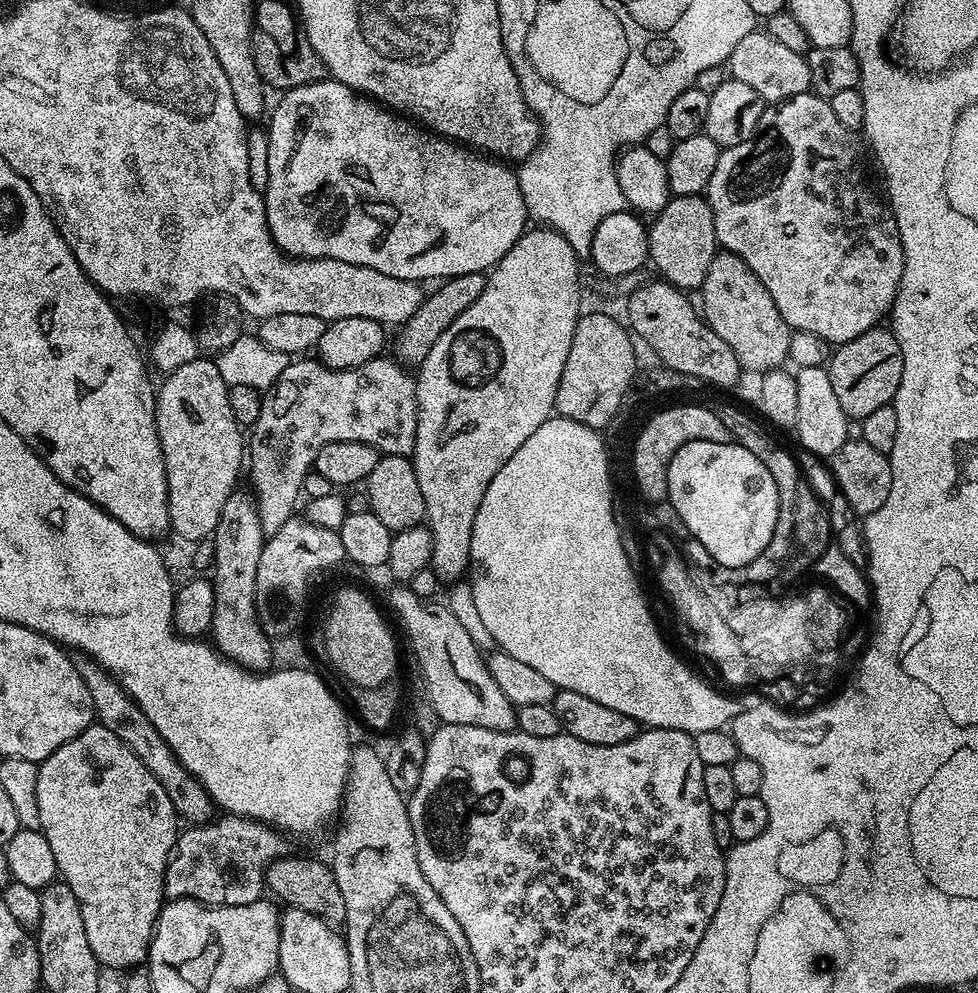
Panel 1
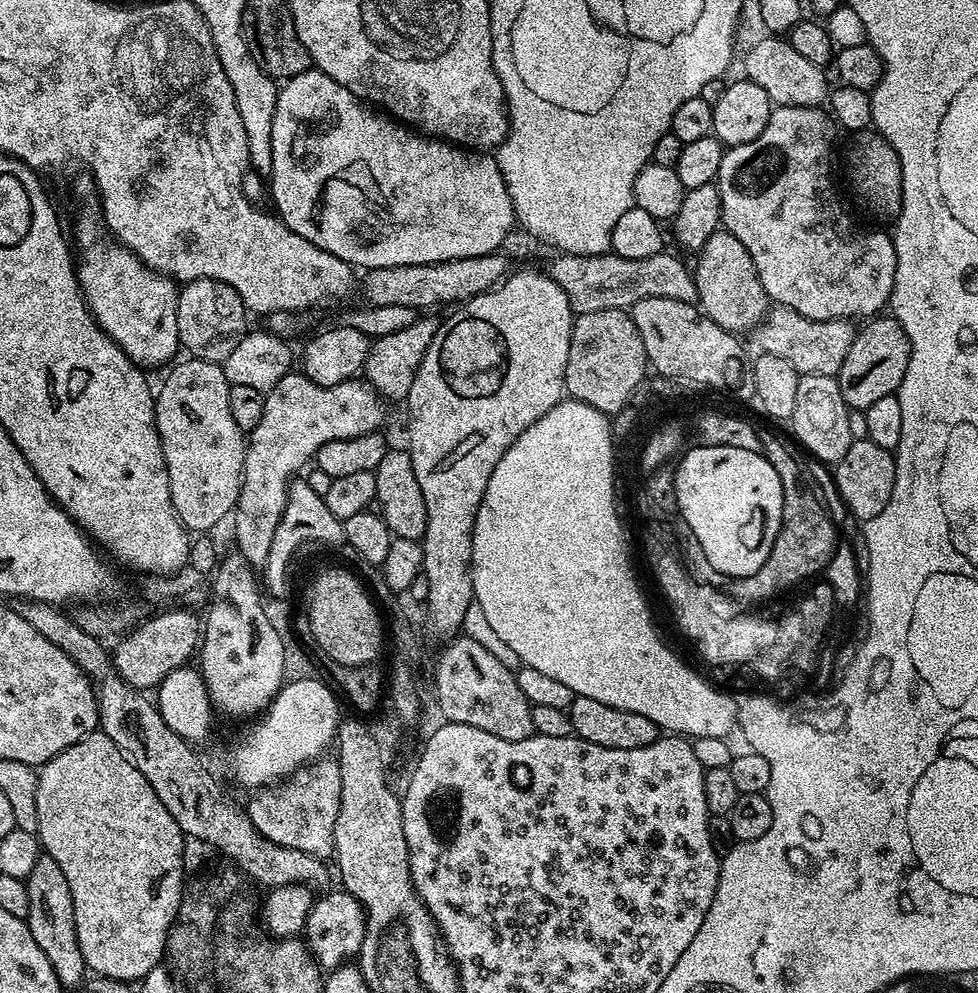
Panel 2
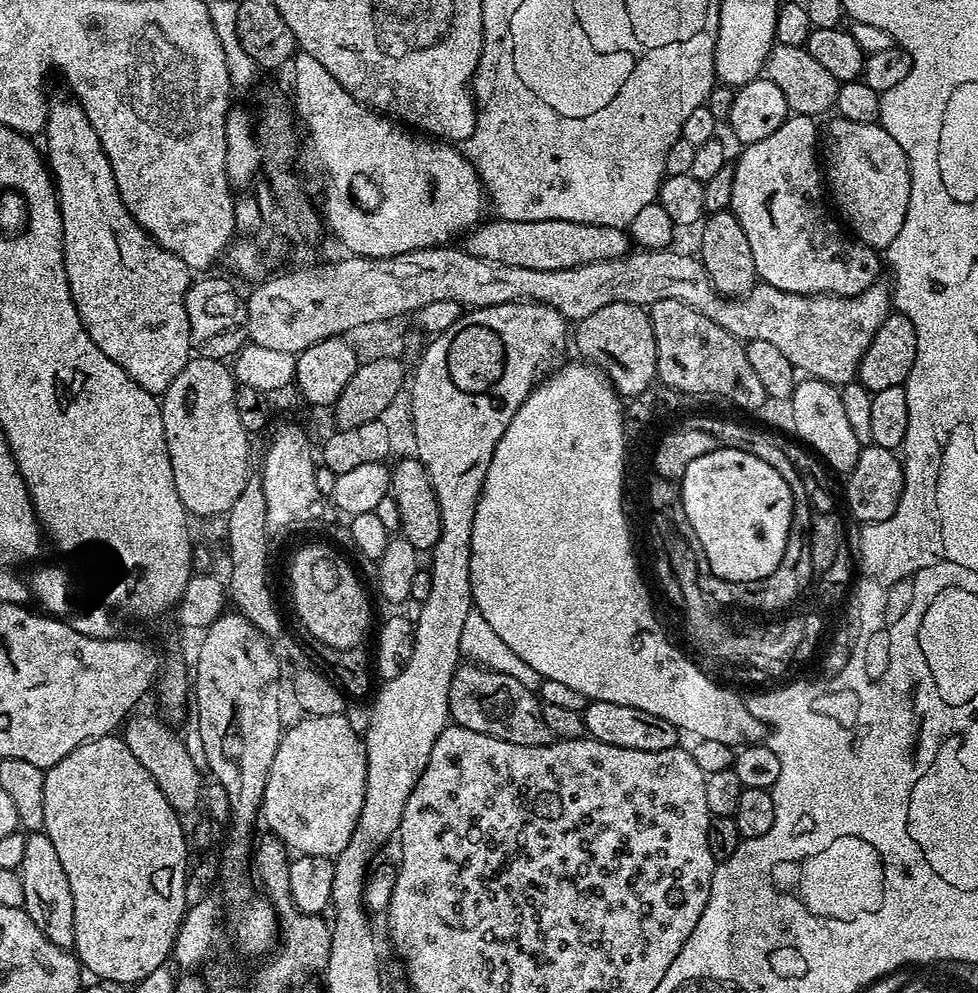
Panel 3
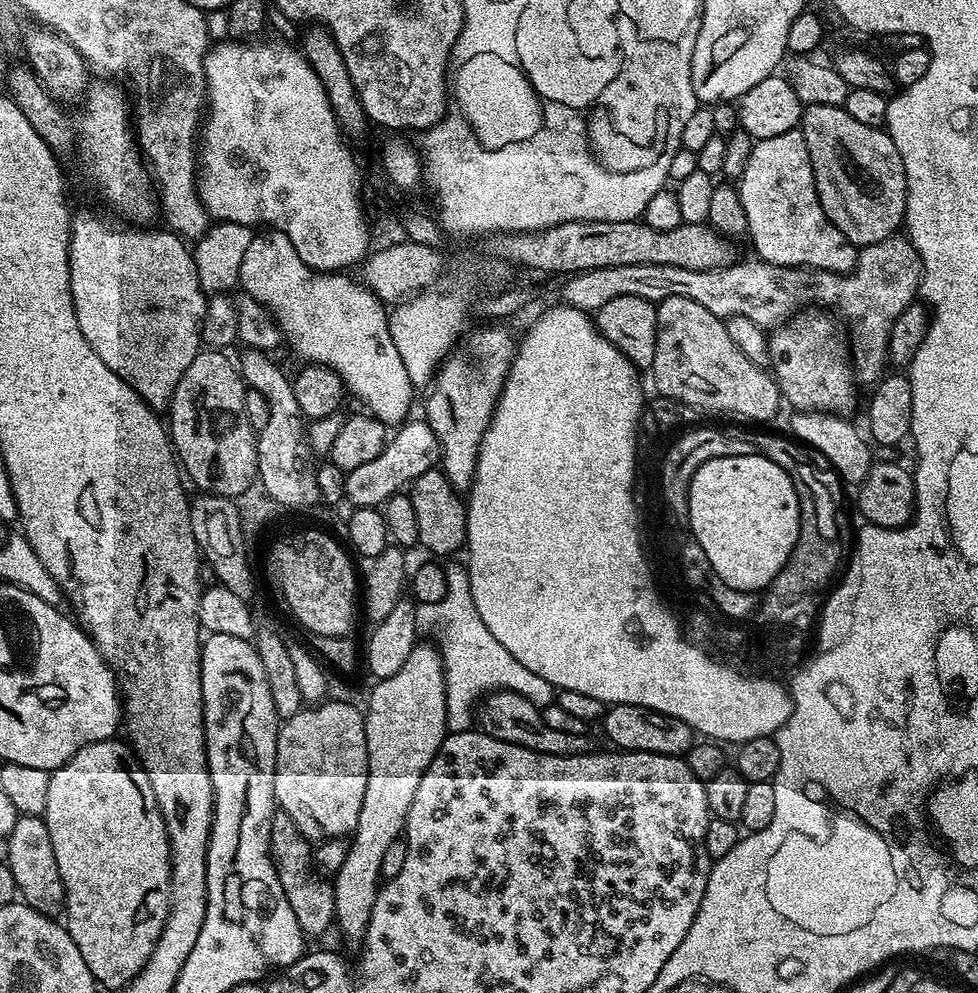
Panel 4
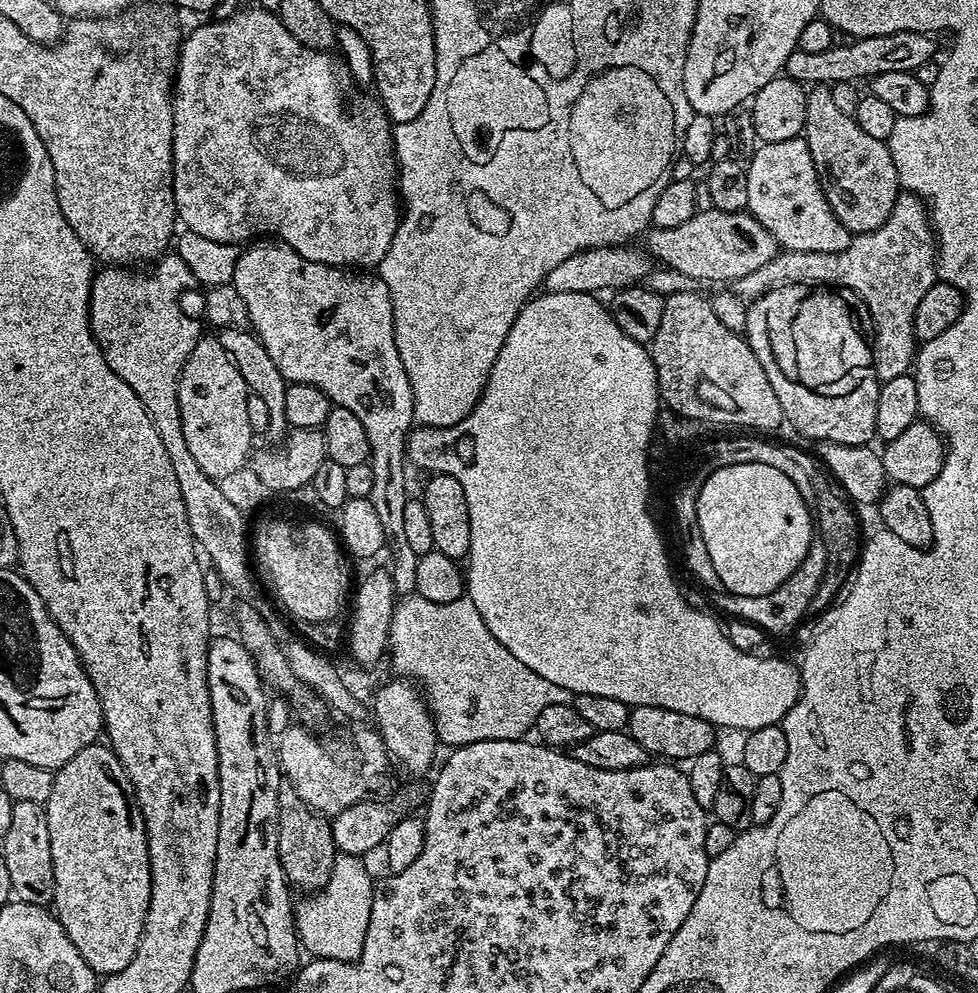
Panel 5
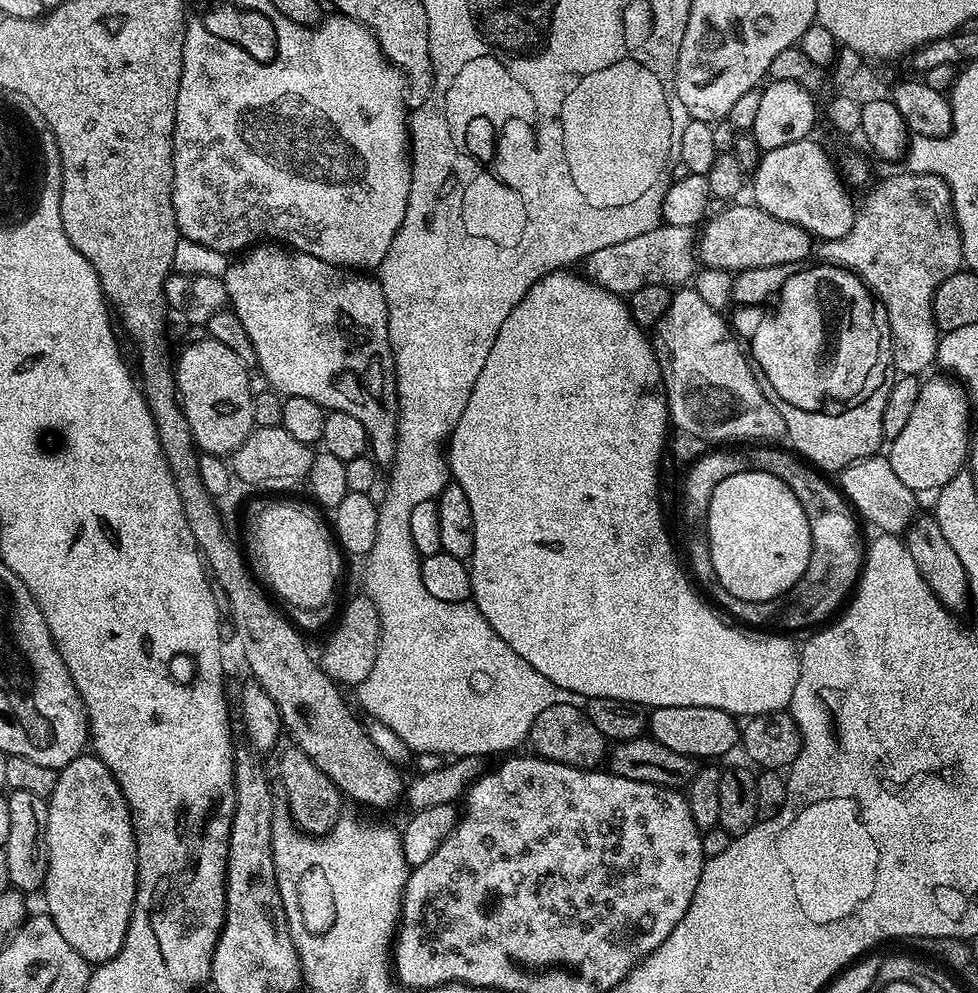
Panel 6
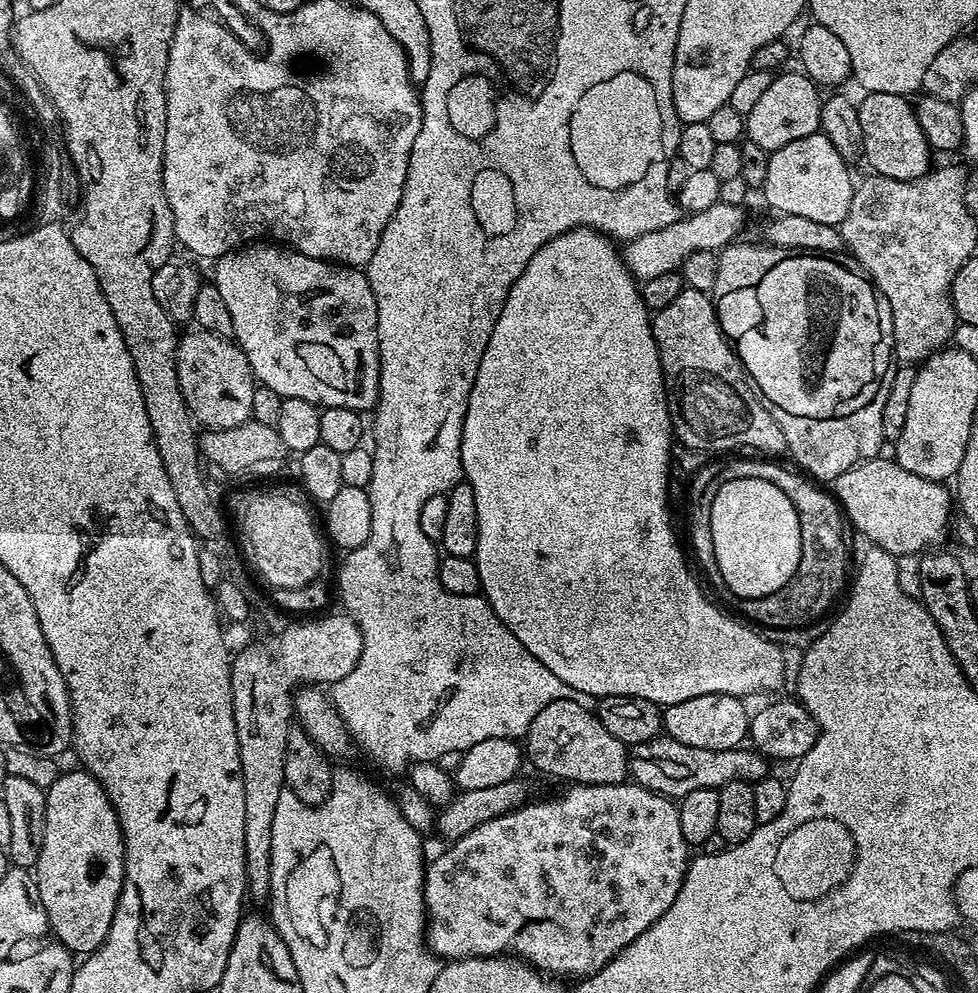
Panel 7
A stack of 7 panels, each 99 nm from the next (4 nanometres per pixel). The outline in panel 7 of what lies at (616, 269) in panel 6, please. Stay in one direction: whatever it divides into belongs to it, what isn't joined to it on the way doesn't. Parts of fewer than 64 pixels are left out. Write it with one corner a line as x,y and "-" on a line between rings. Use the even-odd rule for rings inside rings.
727,202
715,204
710,206
710,210
685,215
662,230
654,230
650,234
642,234
638,238
627,241
626,263
628,270
640,282
658,278
658,274
677,271
684,261
689,260
696,252
719,253
739,237
736,235
743,228
744,212
738,205
727,204

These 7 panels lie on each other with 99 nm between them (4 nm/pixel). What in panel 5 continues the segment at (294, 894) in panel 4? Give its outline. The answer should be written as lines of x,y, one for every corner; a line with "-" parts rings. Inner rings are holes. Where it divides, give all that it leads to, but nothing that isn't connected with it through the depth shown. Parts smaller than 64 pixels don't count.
291,790
285,791
280,797
278,851
280,865
293,889
301,888
307,894
316,894
324,889
338,855
332,826
325,817
307,808
300,795

